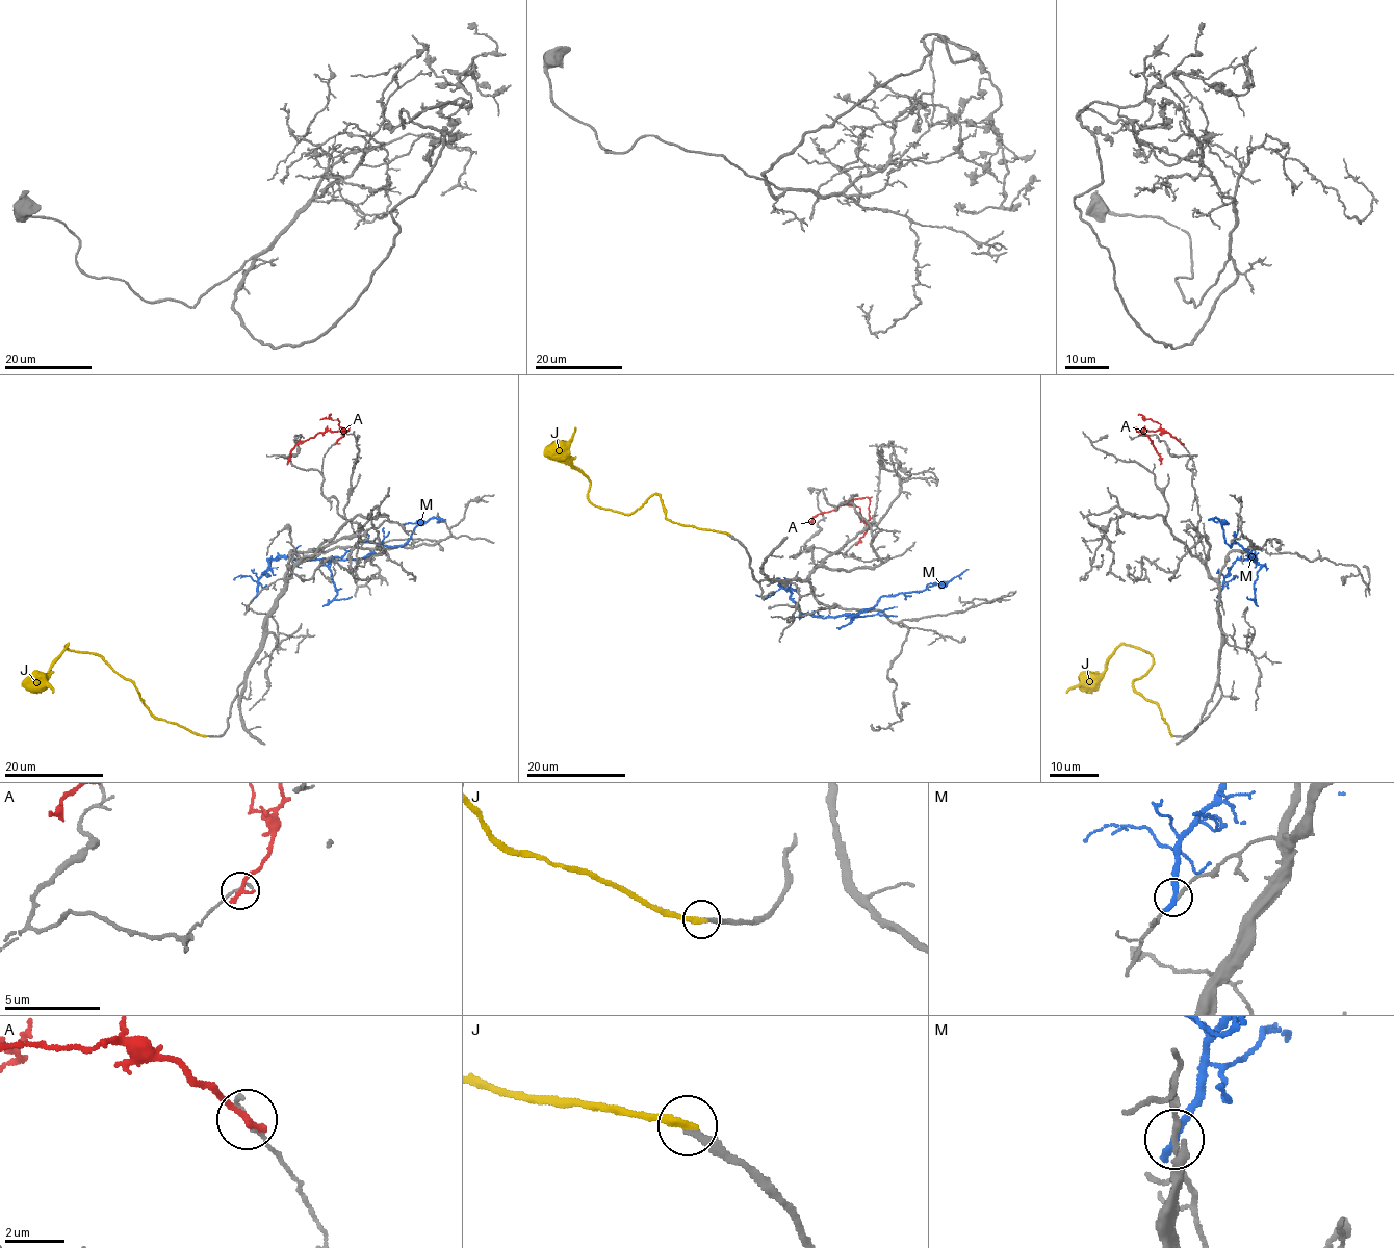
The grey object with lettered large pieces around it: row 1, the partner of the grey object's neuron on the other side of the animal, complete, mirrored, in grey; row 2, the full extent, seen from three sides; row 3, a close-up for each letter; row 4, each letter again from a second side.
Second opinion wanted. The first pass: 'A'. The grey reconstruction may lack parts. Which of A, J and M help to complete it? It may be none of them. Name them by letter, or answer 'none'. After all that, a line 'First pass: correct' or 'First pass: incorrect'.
J
First pass: incorrect

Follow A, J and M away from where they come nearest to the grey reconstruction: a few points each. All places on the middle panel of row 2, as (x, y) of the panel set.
A: (858, 541), (869, 520), (867, 497), (849, 500), (808, 521)
J: (727, 534), (666, 518), (657, 494), (631, 513), (595, 506), (590, 500), (591, 483), (568, 460), (574, 426)
M: (779, 579), (802, 613), (835, 618), (871, 609), (881, 597), (925, 591), (932, 584), (947, 583), (967, 570)

